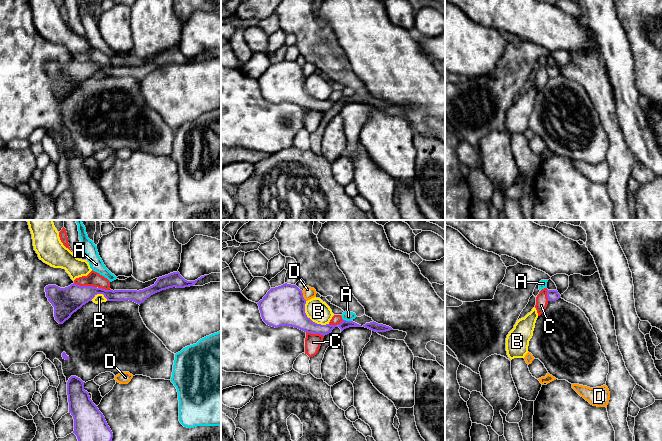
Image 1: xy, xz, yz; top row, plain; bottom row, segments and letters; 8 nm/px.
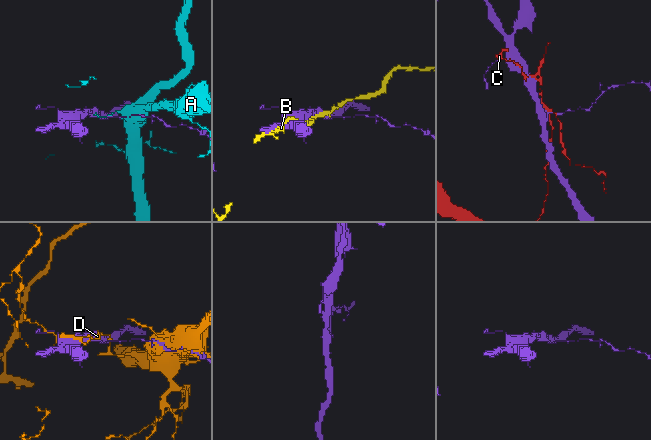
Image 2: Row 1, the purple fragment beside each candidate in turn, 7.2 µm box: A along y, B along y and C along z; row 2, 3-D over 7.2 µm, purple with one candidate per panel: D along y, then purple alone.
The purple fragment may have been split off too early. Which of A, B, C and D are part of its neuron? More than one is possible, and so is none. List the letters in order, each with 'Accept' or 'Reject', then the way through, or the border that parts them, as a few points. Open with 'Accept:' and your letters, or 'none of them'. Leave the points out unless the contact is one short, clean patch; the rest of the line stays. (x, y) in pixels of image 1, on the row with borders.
Accept: none of them
A: Reject. Boundary: xz (343, 319), (351, 321)
B: Reject
C: Reject
D: Reject

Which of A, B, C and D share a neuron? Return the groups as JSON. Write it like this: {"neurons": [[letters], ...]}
{"neurons": [["A"], ["B"], ["C"], ["D"]]}

